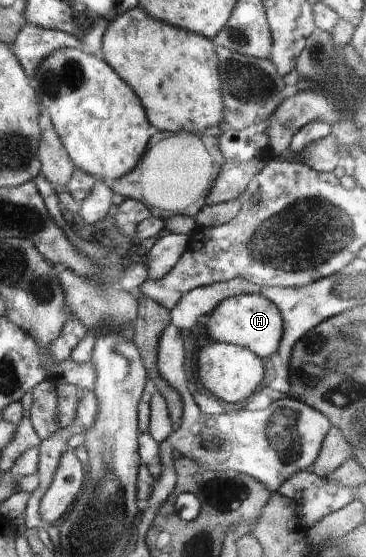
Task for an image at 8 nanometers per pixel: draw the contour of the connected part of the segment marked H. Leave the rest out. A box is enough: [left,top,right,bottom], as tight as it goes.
[206,294,284,357]

